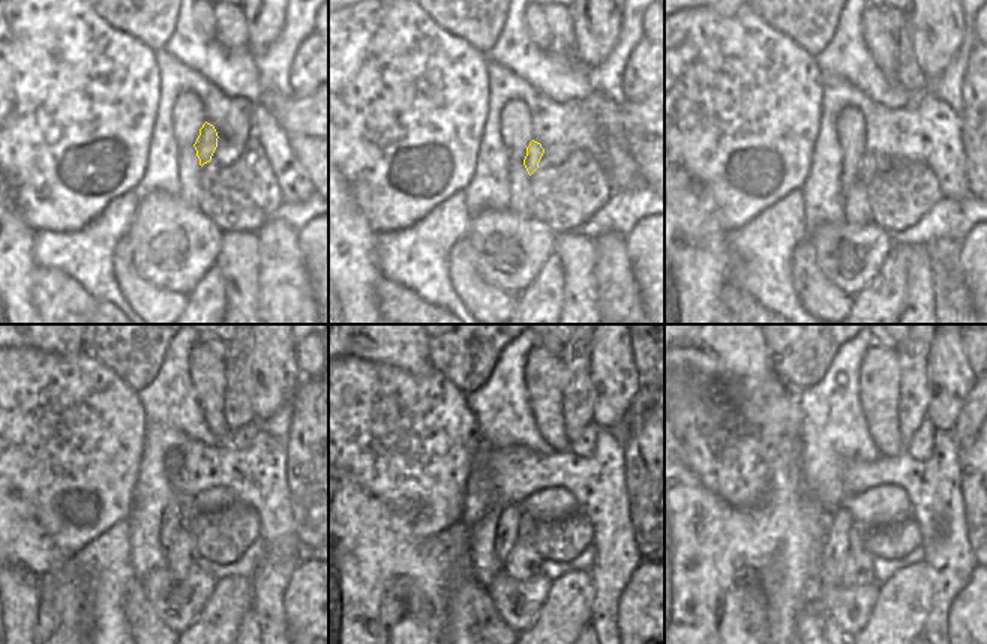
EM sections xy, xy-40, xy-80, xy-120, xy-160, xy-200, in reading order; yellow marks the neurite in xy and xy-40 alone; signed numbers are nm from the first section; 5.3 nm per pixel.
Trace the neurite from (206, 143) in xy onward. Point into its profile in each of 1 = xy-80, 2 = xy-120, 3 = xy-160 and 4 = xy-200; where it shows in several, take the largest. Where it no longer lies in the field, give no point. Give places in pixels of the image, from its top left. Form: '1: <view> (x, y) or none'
1: xy-80 (869, 164)
2: xy-120 (189, 512)
3: xy-160 (522, 527)
4: xy-200 (857, 533)

